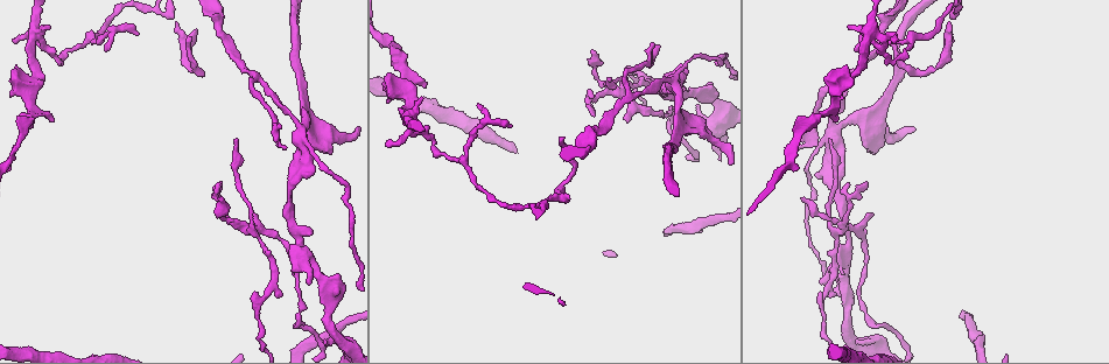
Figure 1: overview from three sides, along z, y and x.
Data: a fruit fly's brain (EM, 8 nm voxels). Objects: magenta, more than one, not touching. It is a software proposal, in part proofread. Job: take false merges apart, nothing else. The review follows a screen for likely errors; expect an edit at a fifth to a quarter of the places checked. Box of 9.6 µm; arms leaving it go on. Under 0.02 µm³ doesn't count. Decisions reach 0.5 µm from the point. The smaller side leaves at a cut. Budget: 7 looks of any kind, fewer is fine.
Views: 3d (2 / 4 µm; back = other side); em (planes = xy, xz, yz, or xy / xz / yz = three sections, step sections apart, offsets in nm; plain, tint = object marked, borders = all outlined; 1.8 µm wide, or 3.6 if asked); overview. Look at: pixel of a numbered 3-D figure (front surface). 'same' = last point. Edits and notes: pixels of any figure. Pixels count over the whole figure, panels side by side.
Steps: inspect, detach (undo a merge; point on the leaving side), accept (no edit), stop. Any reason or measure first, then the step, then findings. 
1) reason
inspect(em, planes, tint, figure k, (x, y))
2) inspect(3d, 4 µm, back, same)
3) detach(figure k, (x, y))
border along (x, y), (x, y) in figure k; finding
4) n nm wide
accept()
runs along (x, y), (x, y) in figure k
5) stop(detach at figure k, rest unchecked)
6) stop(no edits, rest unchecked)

a fork
inspect(3d, 4 µm, figure 1, (299, 131))

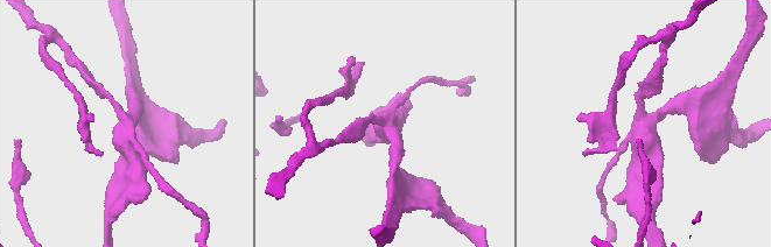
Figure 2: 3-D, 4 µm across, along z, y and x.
need the tissue
inspect(em, planes, tint, figure 2, (640, 127))

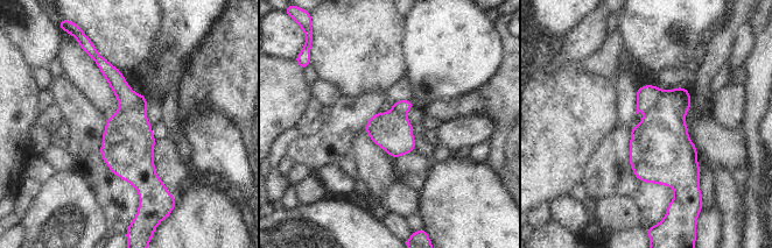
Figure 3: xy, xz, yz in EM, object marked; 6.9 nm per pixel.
accept()
runs along (98, 59), (130, 101), (141, 190) in figure 3; all the same neuron

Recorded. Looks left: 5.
abrupt turn
inspect(em, planes, tint, figure 1, (167, 6))

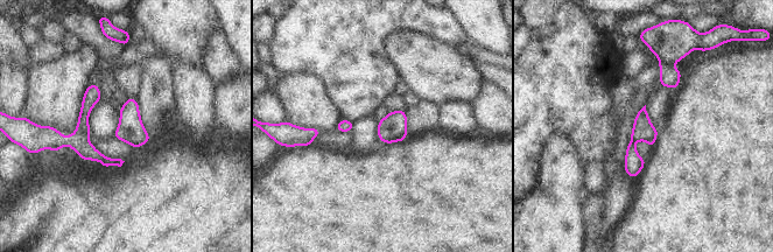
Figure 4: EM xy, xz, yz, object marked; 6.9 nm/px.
detach(figure 4, (669, 76))
border along (660, 61), (670, 64) in figure 4; a second neuron is stuck on

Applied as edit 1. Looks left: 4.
redraw
inspect(overview)

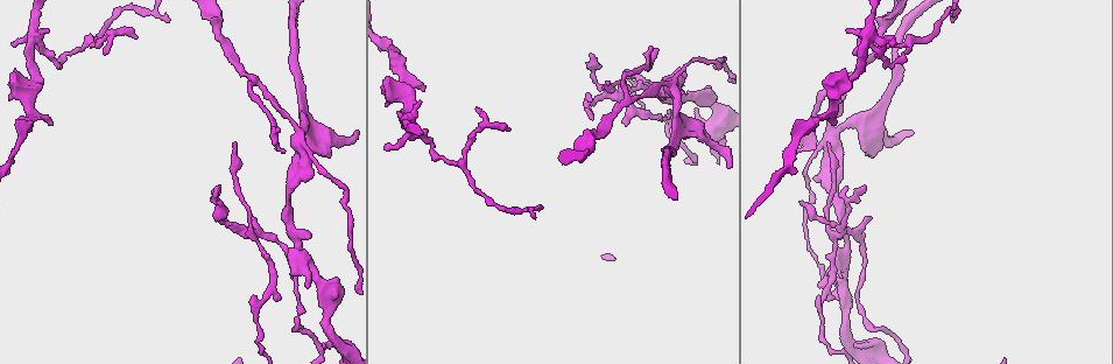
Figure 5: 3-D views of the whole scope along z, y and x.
thin neck
inspect(em, xy, step 4, tint, figure 5, (88, 43))

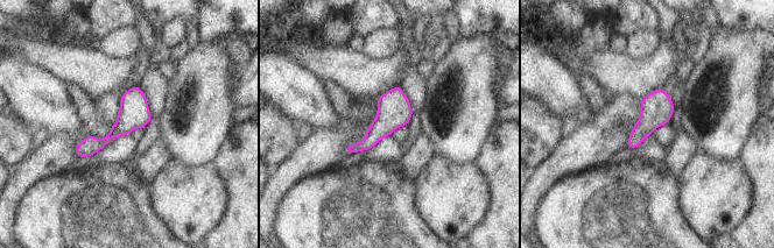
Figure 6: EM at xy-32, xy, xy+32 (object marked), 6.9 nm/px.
inspect(em, planes, tint, same)

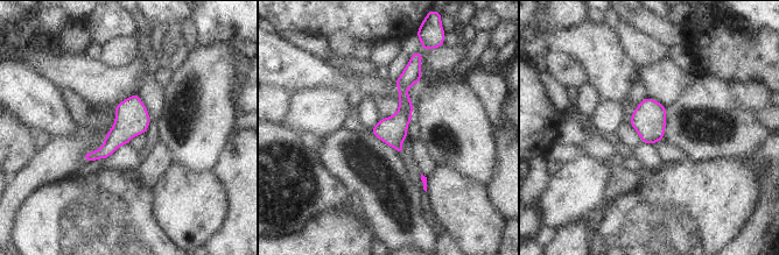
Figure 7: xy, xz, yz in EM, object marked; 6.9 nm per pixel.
200 nm wide
accept()
runs along (413, 65), (404, 83), (398, 147) in figure 7; all the same neuron

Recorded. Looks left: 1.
stop(detach at figure 4, rest unchecked)

